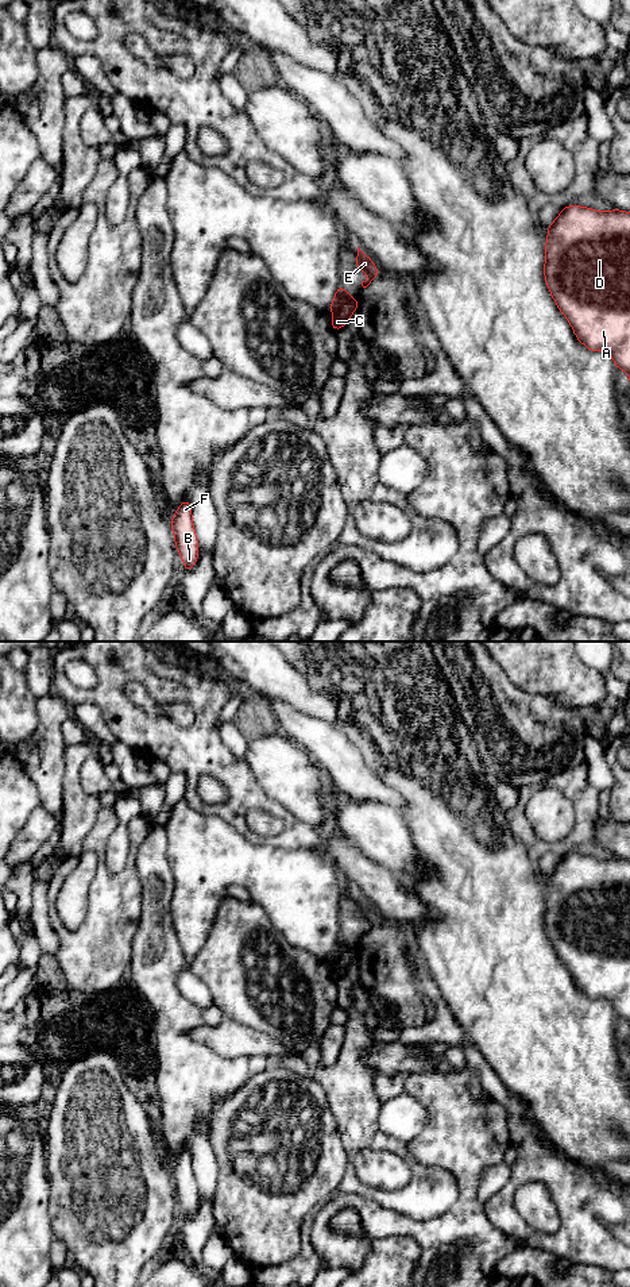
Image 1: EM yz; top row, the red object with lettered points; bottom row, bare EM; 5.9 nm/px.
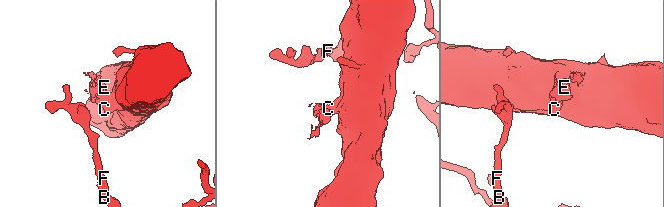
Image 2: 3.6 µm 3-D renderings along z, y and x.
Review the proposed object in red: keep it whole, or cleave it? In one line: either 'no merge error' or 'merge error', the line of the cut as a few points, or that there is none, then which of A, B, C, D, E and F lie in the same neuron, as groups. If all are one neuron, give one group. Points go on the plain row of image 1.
merge error; cut in yz along (331, 954), (343, 943), (356, 955); A B C D F / E

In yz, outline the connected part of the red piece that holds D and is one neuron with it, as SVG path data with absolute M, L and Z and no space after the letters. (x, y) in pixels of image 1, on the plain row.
M579 853L561 856L556 868L548 874L544 922L550 944L577 989L590 999L607 999L615 1016L630 1026L630 860L600 860Z

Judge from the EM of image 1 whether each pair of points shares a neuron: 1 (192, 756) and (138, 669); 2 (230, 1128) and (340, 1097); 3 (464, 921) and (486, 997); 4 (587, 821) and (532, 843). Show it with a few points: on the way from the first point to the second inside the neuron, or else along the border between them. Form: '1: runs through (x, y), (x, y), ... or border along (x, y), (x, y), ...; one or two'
1: runs through (201, 728), (201, 708), (185, 692), (166, 692); one
2: border along (314, 1078), (323, 1089), (339, 1131); two
3: runs through (483, 940), (486, 943), (486, 978); one
4: runs through (576, 836), (565, 847), (547, 847); one

